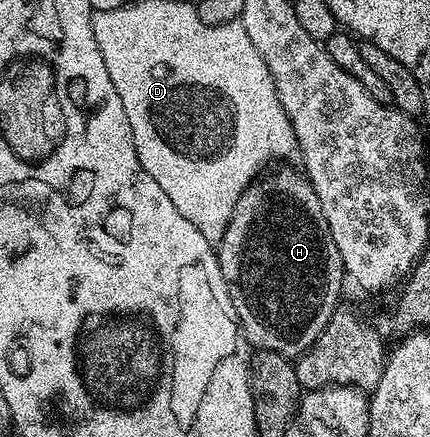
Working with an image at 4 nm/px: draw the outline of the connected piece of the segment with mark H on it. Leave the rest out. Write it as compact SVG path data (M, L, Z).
M289 166L267 170L244 189L216 250L218 264L236 309L241 338L259 351L297 357L309 349L316 337L320 337L332 313L339 310L344 272L340 249L336 249L336 241L332 241L332 229L328 229L316 189L312 189L301 170L289 171L286 167Z

